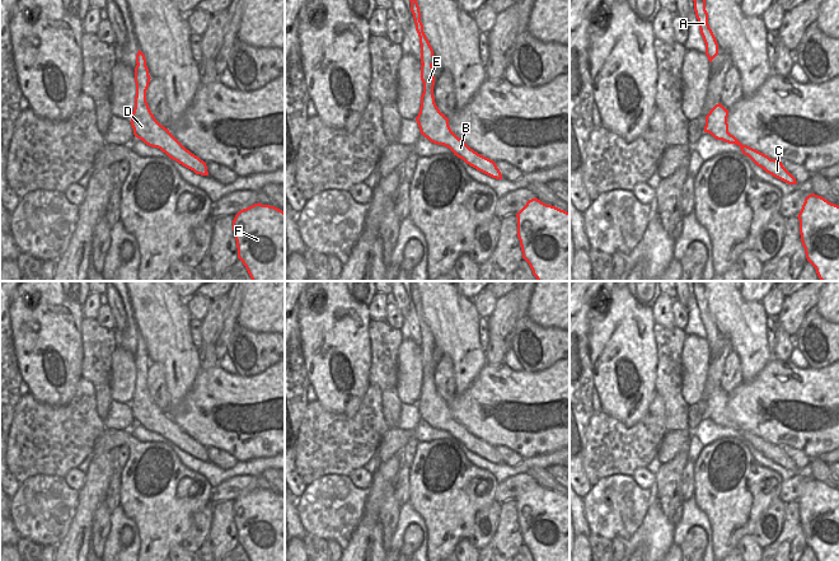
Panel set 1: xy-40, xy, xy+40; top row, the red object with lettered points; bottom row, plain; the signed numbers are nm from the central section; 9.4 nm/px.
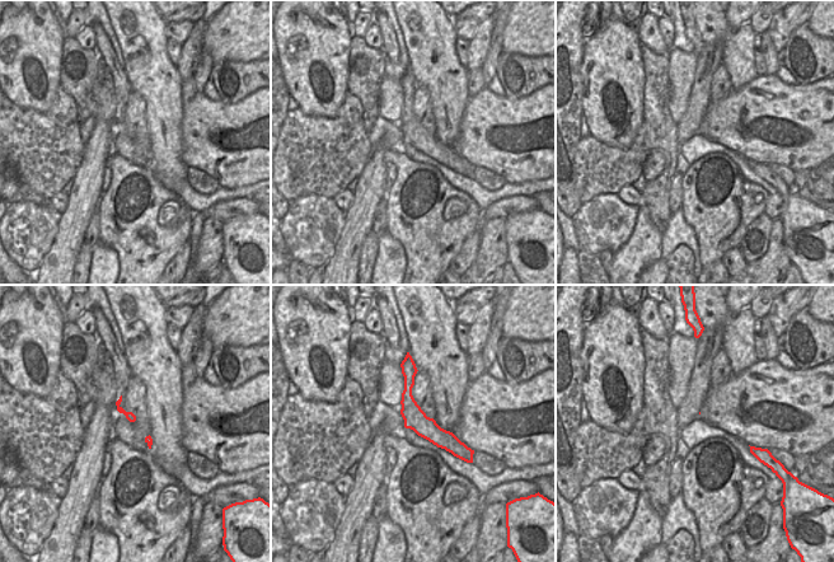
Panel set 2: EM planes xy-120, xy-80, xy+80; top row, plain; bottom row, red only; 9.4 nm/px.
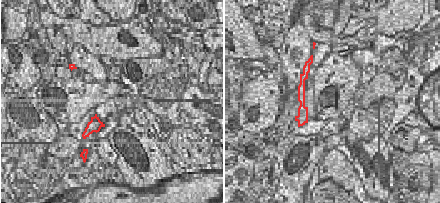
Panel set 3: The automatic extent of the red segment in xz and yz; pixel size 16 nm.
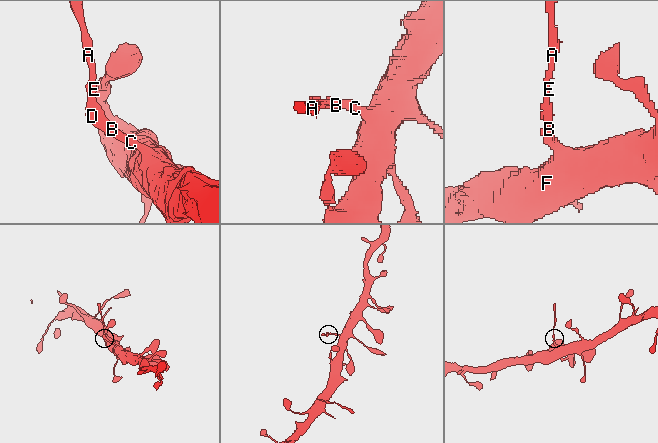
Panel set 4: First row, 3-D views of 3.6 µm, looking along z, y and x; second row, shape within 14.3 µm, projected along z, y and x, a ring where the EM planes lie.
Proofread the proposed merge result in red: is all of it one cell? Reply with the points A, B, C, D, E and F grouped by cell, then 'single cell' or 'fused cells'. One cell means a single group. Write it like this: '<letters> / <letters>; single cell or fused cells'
A / B C D E F; fused cells

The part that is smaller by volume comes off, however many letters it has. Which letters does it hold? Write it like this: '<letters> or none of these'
A

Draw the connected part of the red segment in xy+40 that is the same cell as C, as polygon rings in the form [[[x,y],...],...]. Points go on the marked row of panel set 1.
[[[721,103],[716,104],[706,116],[704,132],[711,134],[717,140],[739,145],[742,154],[747,155],[758,167],[764,169],[767,173],[788,184],[797,184],[796,178],[783,167],[782,162],[770,159],[768,155],[747,145],[742,145],[733,135],[731,135],[728,132],[727,117],[728,109],[726,109]]]

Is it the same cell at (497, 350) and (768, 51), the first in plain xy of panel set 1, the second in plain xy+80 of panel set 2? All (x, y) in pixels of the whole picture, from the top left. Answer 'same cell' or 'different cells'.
same cell

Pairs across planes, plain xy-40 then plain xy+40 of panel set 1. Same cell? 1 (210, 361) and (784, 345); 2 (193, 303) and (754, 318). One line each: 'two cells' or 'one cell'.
1: one cell
2: two cells

